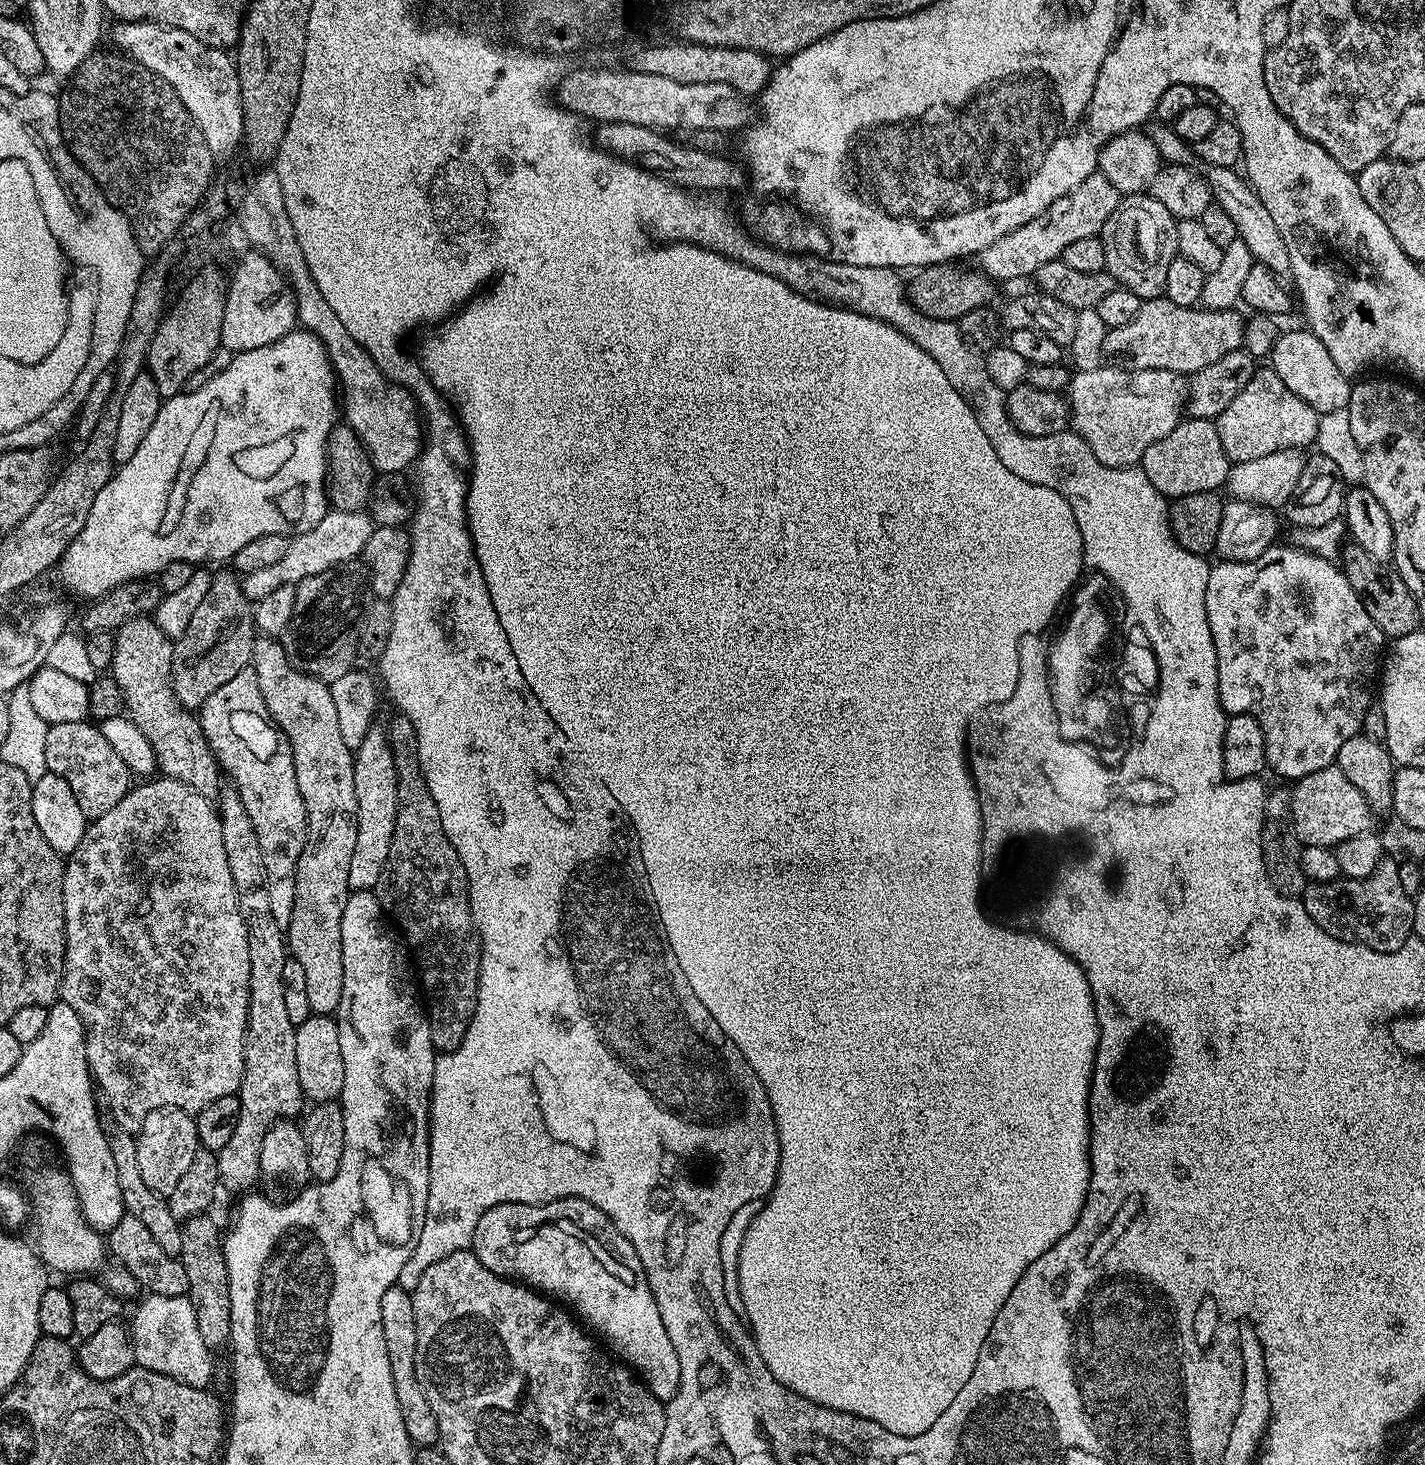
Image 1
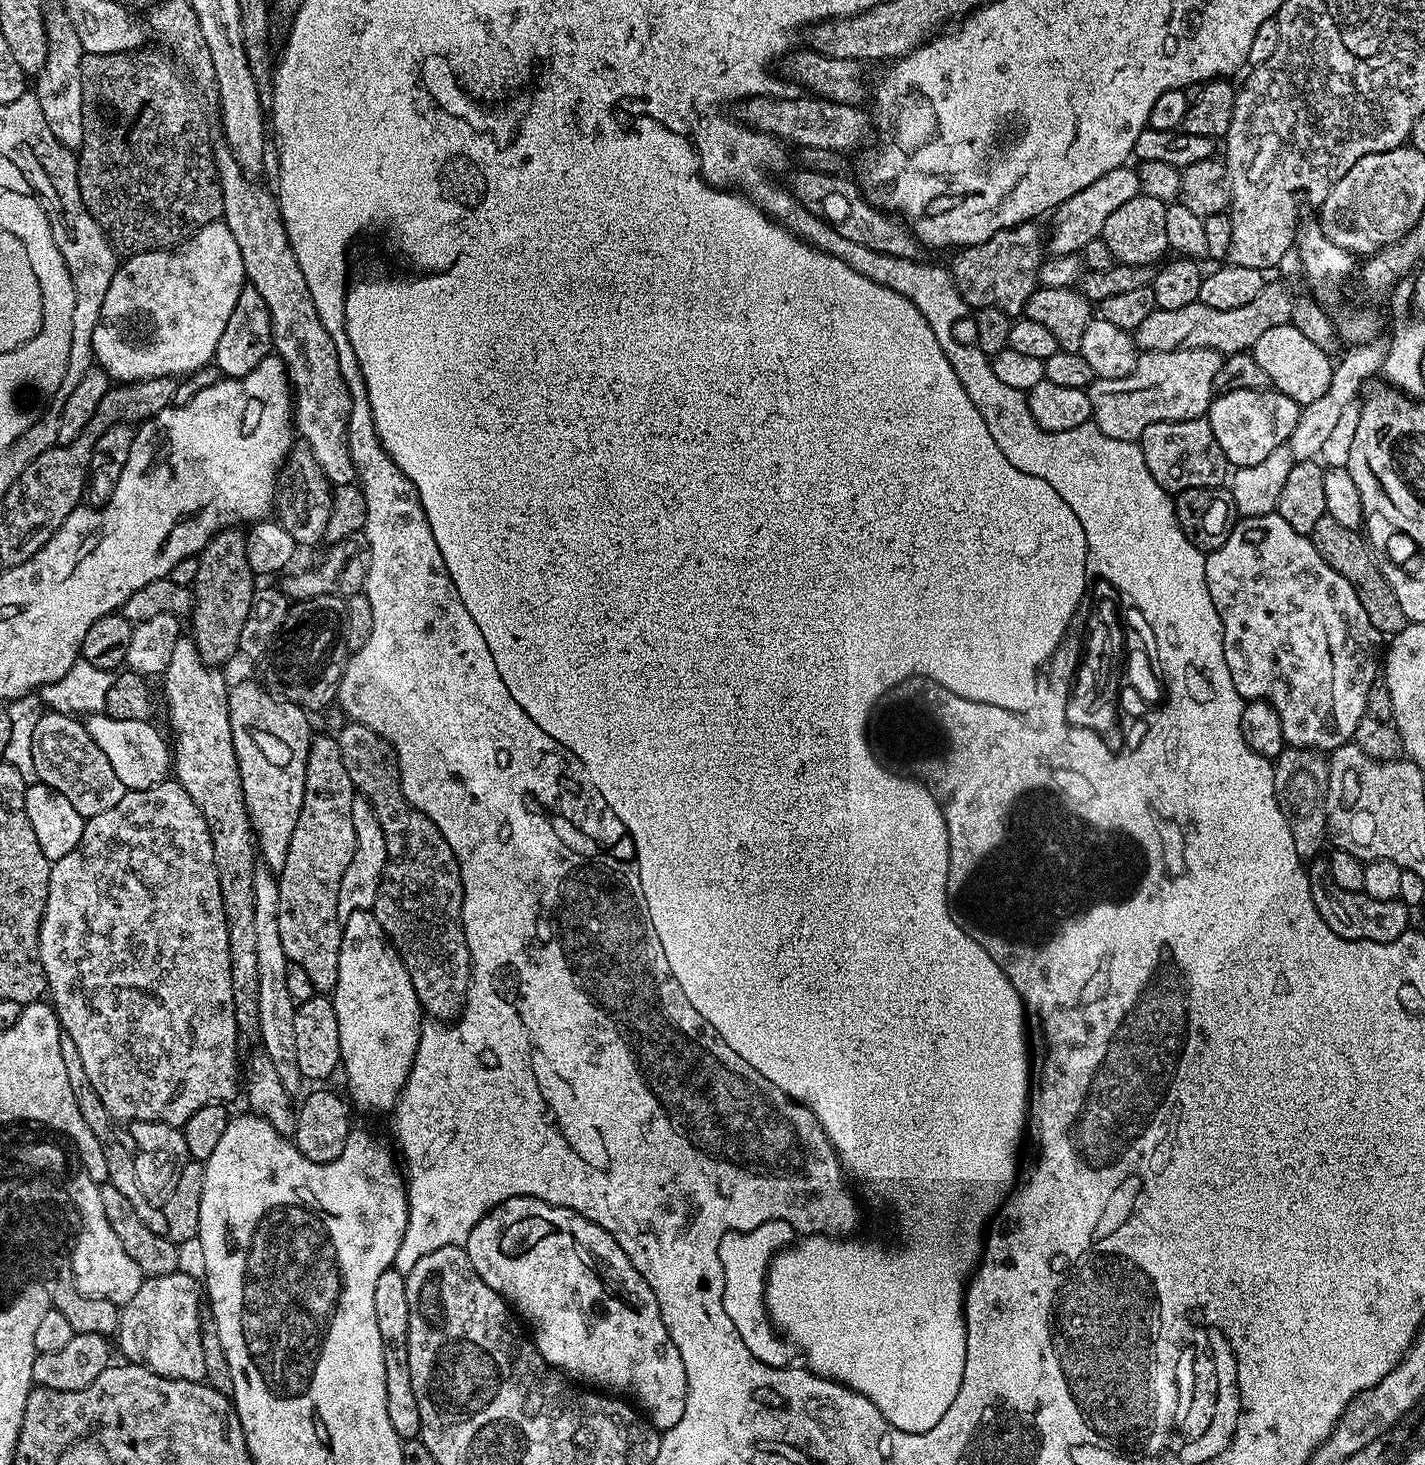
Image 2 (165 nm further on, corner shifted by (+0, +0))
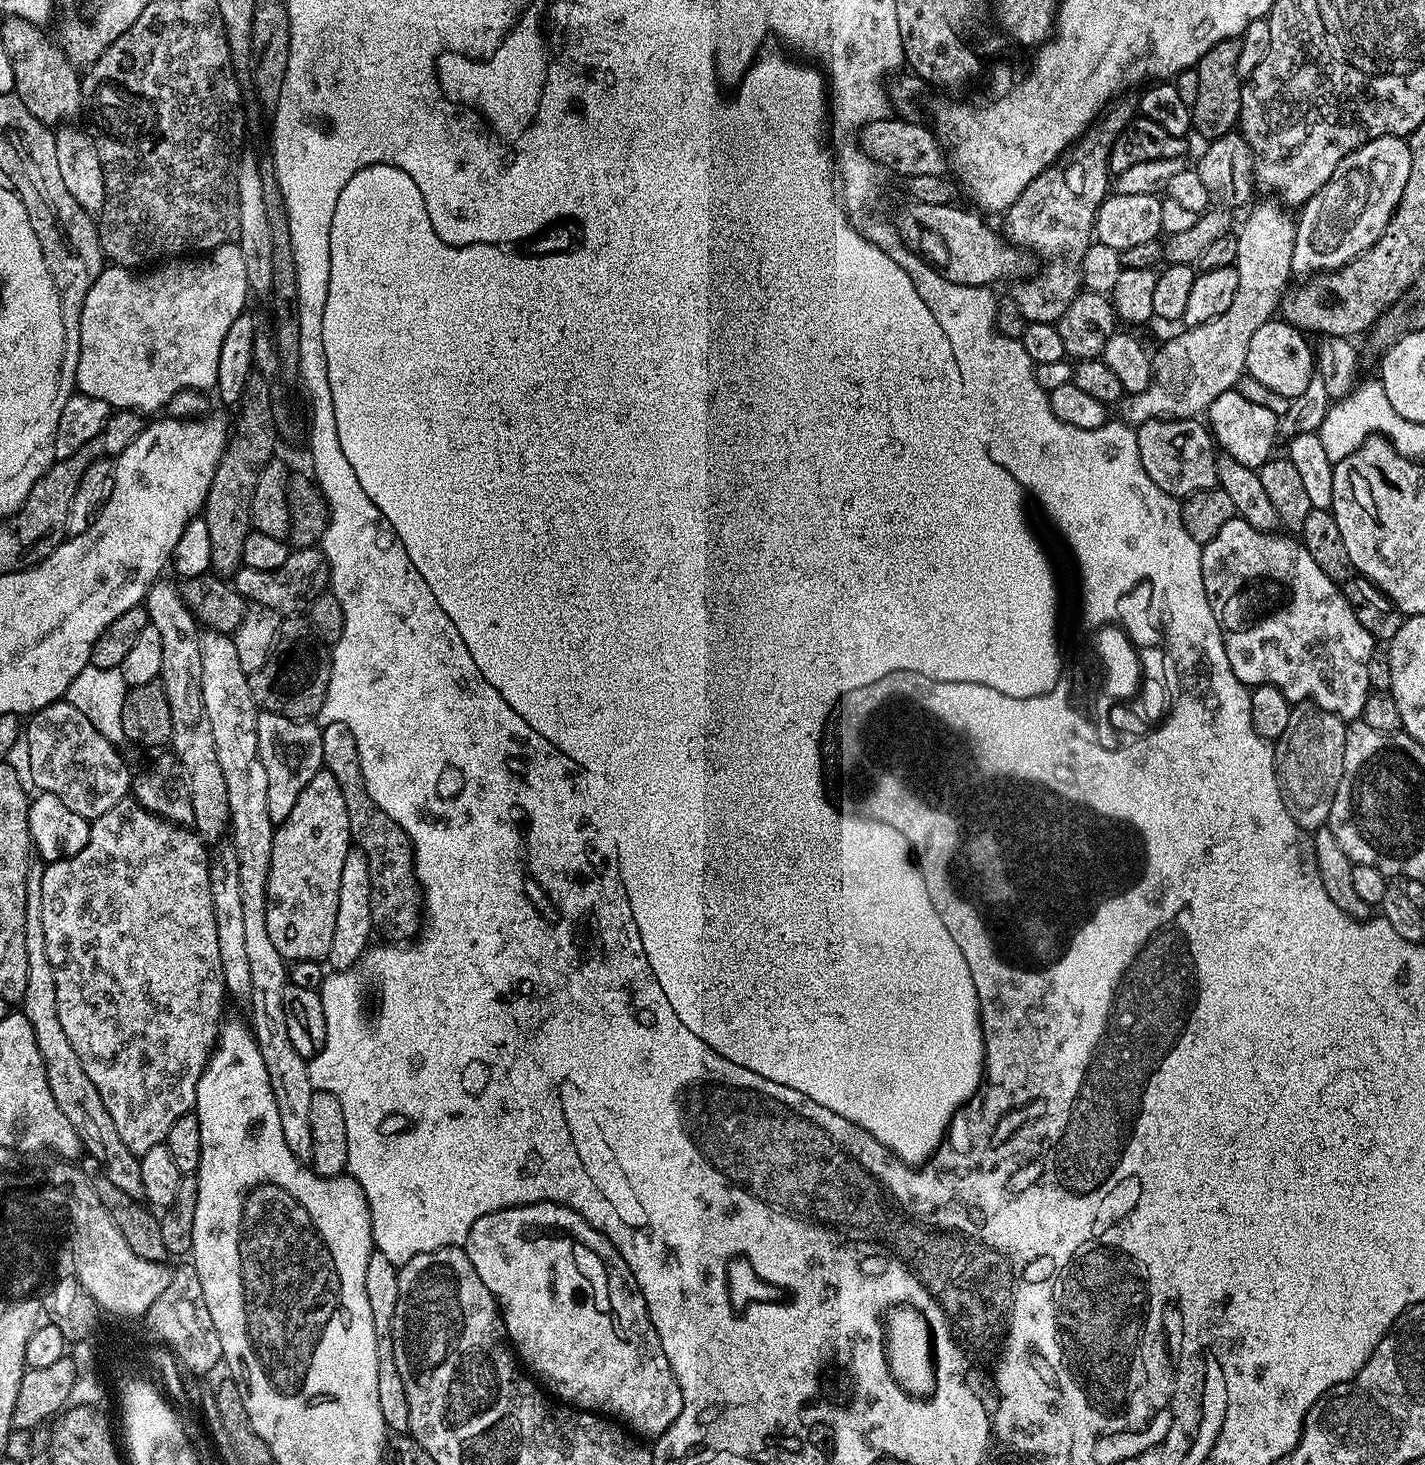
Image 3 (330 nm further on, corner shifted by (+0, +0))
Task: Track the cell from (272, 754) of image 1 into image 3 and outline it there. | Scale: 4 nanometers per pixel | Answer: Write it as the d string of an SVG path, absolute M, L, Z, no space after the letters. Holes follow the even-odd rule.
M261 711L256 718L256 733L262 766L266 766L266 803L270 805L273 825L278 825L294 810L298 794L306 790L306 782L324 768L322 728L311 719L291 720L282 714Z

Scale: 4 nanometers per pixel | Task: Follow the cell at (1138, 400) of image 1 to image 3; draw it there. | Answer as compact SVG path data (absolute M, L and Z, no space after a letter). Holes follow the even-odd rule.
M1279 203L1258 204L1251 209L1253 212L1249 214L1244 229L1236 236L1238 258L1234 267L1238 274L1238 290L1234 294L1234 302L1230 302L1226 314L1218 314L1218 318L1210 318L1210 322L1202 322L1202 326L1180 330L1177 336L1170 337L1164 346L1155 352L1152 356L1152 381L1144 390L1131 393L1123 401L1123 419L1127 423L1139 426L1148 420L1187 420L1199 417L1207 413L1210 402L1214 402L1218 394L1233 391L1241 376L1245 375L1246 350L1250 346L1250 338L1258 331L1258 326L1277 315L1280 302L1289 287L1288 279L1293 279L1294 276L1292 255L1296 241L1296 220L1293 213L1291 216L1288 213L1291 211Z

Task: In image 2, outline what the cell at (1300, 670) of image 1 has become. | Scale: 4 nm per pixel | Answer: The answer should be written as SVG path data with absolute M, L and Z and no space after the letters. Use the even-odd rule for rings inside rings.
M1277 511L1266 514L1265 516L1246 516L1237 519L1235 526L1230 530L1230 538L1226 538L1226 542L1222 542L1222 546L1218 546L1212 552L1205 555L1204 565L1206 566L1206 586L1210 590L1210 598L1218 610L1220 621L1222 622L1226 666L1230 666L1230 678L1234 678L1234 690L1238 690L1238 694L1243 696L1245 701L1265 700L1267 704L1274 706L1274 710L1278 710L1278 718L1282 718L1282 734L1284 735L1285 745L1293 748L1311 748L1321 754L1328 754L1331 753L1332 749L1349 743L1349 741L1355 737L1358 722L1366 715L1366 702L1370 694L1370 686L1378 679L1378 652L1376 656L1376 648L1372 645L1374 629L1370 622L1370 618L1366 618L1366 610L1362 610L1362 602L1358 602L1358 594L1354 590L1354 586L1350 586L1350 582L1346 582L1346 578L1342 578L1342 574L1338 574L1326 561L1324 561L1322 554L1318 554L1318 550L1314 550L1314 546L1309 537L1298 534L1298 530L1294 530L1294 526L1290 526L1290 522L1286 522L1286 518L1282 518Z

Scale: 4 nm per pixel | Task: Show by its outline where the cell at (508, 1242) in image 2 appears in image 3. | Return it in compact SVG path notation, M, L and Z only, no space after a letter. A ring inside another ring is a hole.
M520 1204L516 1208L503 1208L497 1212L486 1214L474 1222L468 1239L462 1245L470 1262L474 1262L474 1270L478 1270L478 1278L490 1290L492 1297L500 1305L500 1317L504 1319L504 1329L508 1331L509 1345L514 1349L519 1363L533 1377L541 1381L549 1380L547 1391L557 1401L586 1412L594 1412L605 1418L619 1422L629 1433L640 1438L661 1436L682 1412L682 1392L678 1386L678 1378L674 1378L674 1370L670 1370L670 1362L666 1358L666 1350L662 1350L662 1342L658 1338L658 1330L654 1322L650 1322L650 1314L642 1294L638 1290L632 1272L620 1256L620 1251L594 1226L590 1226L577 1212L564 1207L563 1204Z

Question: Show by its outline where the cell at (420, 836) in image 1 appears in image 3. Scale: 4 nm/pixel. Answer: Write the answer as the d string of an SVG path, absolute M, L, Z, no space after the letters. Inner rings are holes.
M330 722L322 728L322 758L324 768L334 774L338 782L338 790L342 790L342 798L346 798L346 814L350 814L350 830L355 847L364 853L370 866L370 882L372 883L372 922L377 929L385 932L385 937L395 938L400 942L408 942L419 933L422 927L422 893L416 882L416 865L414 863L414 845L408 835L372 801L366 794L366 786L362 778L362 766L358 762L358 746L354 734L350 734L350 726L343 722Z

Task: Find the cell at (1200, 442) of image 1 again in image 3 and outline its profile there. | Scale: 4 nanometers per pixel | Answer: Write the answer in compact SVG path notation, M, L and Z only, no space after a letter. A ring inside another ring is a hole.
M1199 419L1148 420L1136 428L1136 437L1138 438L1138 458L1142 458L1142 466L1146 470L1146 474L1150 474L1154 486L1166 490L1166 494L1177 498L1187 498L1196 492L1217 487L1216 457L1218 445L1211 431Z

